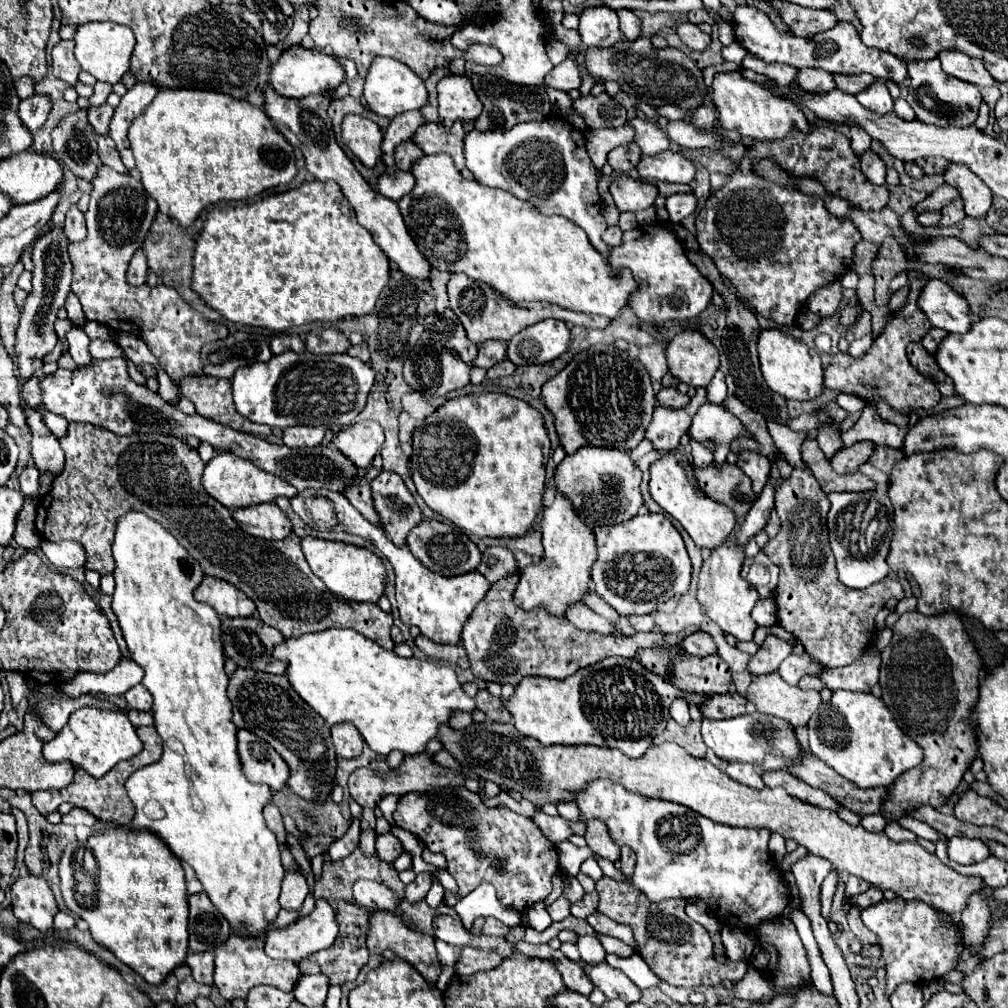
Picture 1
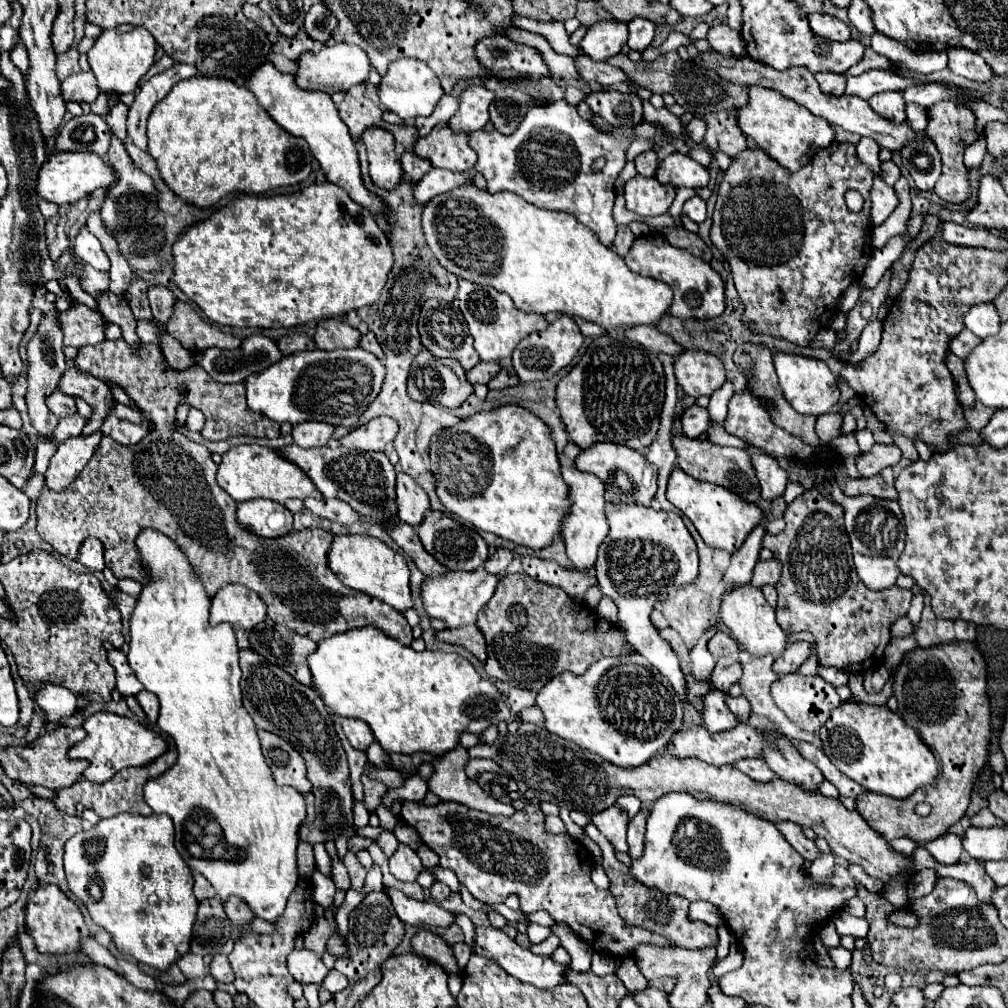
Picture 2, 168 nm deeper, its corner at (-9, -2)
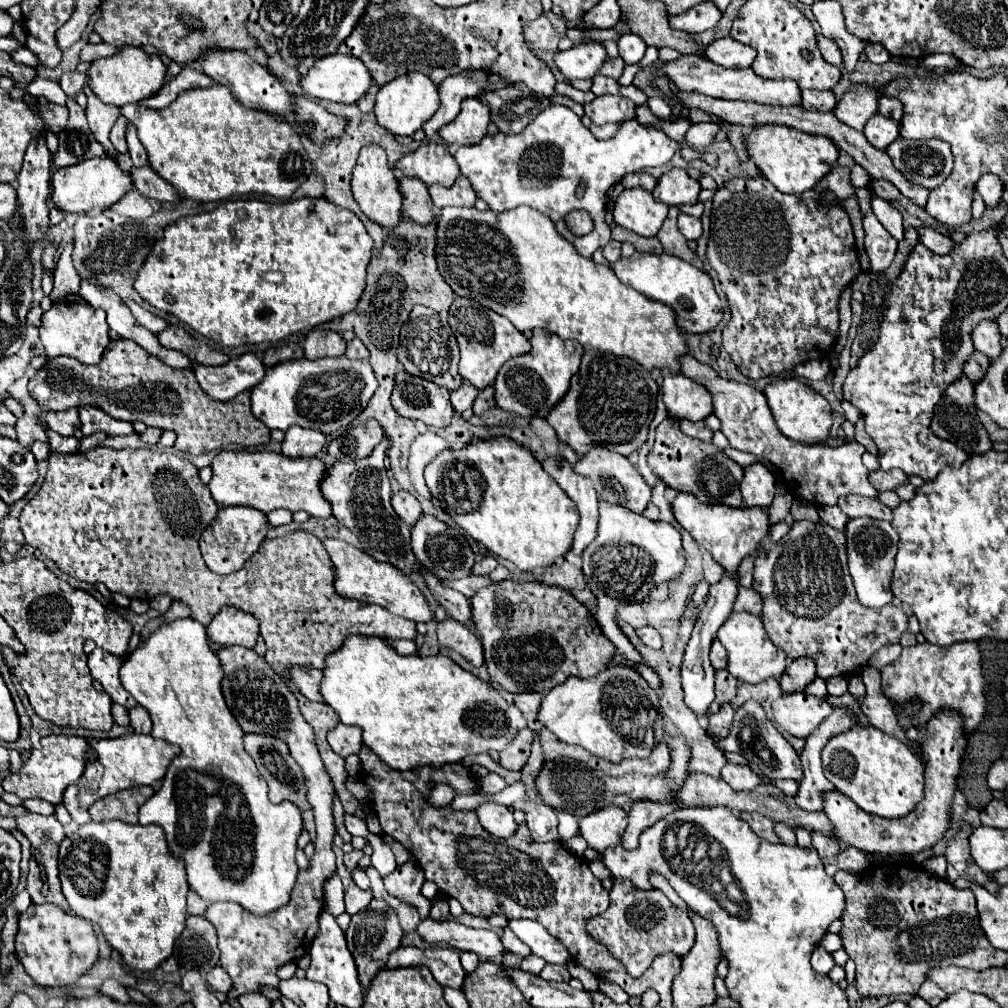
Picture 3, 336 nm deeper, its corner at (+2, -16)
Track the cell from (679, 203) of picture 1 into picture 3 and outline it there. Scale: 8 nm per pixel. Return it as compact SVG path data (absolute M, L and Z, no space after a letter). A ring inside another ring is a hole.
M679 214L679 230L687 240L697 240L701 236L701 220L687 214Z

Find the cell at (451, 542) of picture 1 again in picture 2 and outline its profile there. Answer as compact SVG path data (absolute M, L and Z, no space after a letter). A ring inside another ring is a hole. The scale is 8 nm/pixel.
M428 510L422 524L418 526L418 536L420 536L424 548L448 570L476 570L488 558L488 544L476 530L462 526L460 522L452 520L450 516L446 516L444 512L438 512L438 510Z

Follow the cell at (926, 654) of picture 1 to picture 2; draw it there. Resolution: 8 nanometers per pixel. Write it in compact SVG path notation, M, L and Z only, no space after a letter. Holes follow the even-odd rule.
M950 642L942 644L930 650L912 650L894 676L894 696L898 700L898 714L904 718L908 726L912 726L918 736L936 752L940 758L940 776L936 780L936 786L922 786L912 794L912 798L906 800L890 800L882 794L864 792L860 798L856 798L856 810L862 814L862 818L870 824L872 830L876 830L886 840L894 838L910 838L918 846L928 844L930 840L942 836L948 832L950 826L954 826L968 810L970 806L970 792L974 786L974 780L982 766L986 764L988 754L988 740L990 740L990 704L986 694L986 662L980 656L980 652L974 648L972 642ZM928 802L932 806L932 812L928 816L916 814L916 804Z

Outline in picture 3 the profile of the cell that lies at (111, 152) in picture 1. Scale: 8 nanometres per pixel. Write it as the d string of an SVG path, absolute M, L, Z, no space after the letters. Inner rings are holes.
M141 166L141 168L131 168L131 176L133 176L133 186L151 200L157 202L179 202L181 198L177 196L177 192L173 192L171 184L165 184L149 166Z

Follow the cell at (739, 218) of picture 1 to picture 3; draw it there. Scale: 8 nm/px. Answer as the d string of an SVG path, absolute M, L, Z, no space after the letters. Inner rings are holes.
M835 166L817 186L799 196L777 192L763 176L731 178L719 186L713 196L707 262L719 274L721 288L731 308L731 322L723 330L723 348L729 352L735 366L749 378L779 374L793 370L805 360L827 358L829 344L837 340L837 302L841 292L861 272L861 264L847 212L841 206L825 208L817 204L823 190L831 190L839 200L855 196L851 170Z

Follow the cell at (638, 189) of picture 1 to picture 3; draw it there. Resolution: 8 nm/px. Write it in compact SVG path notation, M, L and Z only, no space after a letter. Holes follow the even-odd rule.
M643 188L623 190L615 200L613 218L615 224L627 228L639 236L655 236L667 218L667 204L655 202L651 192Z

